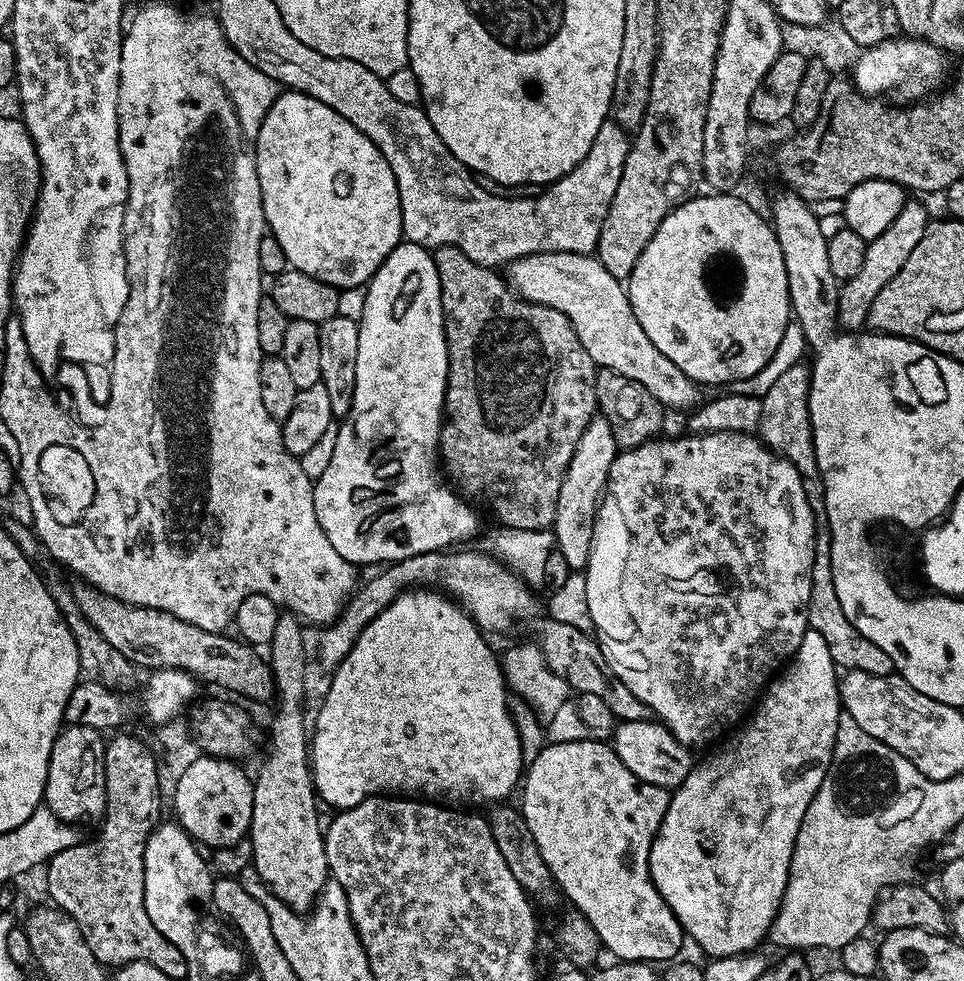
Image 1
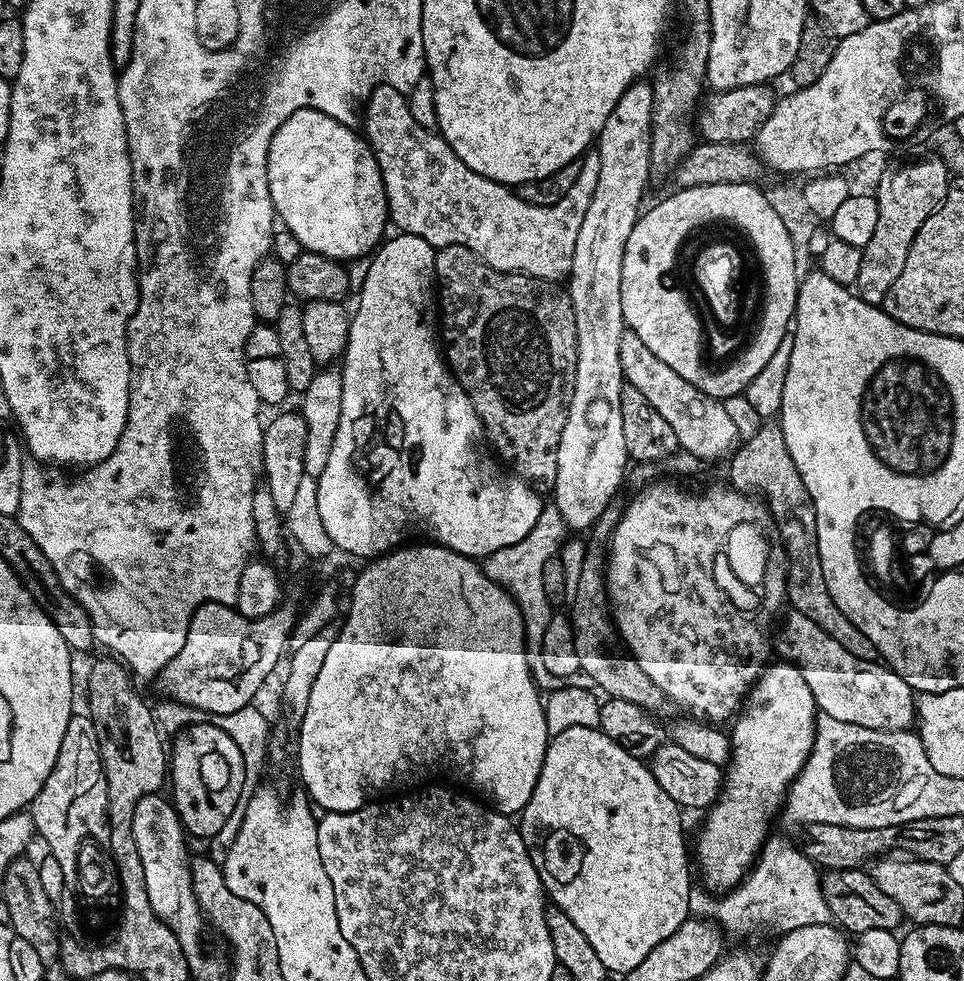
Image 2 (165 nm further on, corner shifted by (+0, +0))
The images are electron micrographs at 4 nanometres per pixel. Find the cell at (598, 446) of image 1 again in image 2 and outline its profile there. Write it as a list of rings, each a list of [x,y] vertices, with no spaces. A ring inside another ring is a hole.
[[[637,80],[630,85],[622,94],[622,98],[615,103],[609,118],[602,126],[602,130],[596,139],[596,151],[599,154],[599,172],[597,185],[594,188],[594,196],[590,200],[590,207],[586,210],[586,215],[582,218],[582,227],[578,230],[578,242],[574,246],[574,262],[572,270],[566,280],[566,291],[572,305],[574,306],[574,318],[576,319],[576,329],[578,330],[578,362],[576,363],[576,377],[574,378],[574,394],[570,402],[570,410],[566,418],[566,426],[562,429],[562,442],[558,442],[558,462],[556,463],[556,487],[554,489],[554,507],[560,511],[562,518],[568,523],[569,529],[583,528],[588,530],[592,524],[605,510],[607,504],[621,491],[625,481],[625,473],[629,471],[630,457],[626,450],[626,438],[622,438],[622,406],[620,405],[620,395],[625,386],[624,371],[620,361],[620,340],[624,337],[626,325],[622,314],[622,258],[626,250],[626,238],[630,238],[630,230],[634,230],[637,218],[642,211],[642,198],[644,188],[648,178],[652,176],[650,164],[650,142],[652,141],[652,114],[653,114],[653,85],[646,80]]]

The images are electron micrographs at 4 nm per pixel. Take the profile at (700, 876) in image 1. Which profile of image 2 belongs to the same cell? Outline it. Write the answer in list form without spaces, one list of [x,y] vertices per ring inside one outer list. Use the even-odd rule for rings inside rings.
[[[791,662],[769,663],[760,674],[760,679],[752,685],[742,714],[735,717],[730,728],[732,759],[726,765],[726,775],[722,780],[722,791],[716,797],[716,803],[707,809],[704,825],[696,836],[694,856],[700,859],[700,872],[712,888],[731,890],[748,875],[756,863],[760,849],[764,847],[768,828],[768,803],[772,796],[783,801],[796,775],[804,768],[808,755],[812,752],[816,737],[816,718],[818,709],[806,678],[802,678],[800,669]]]

